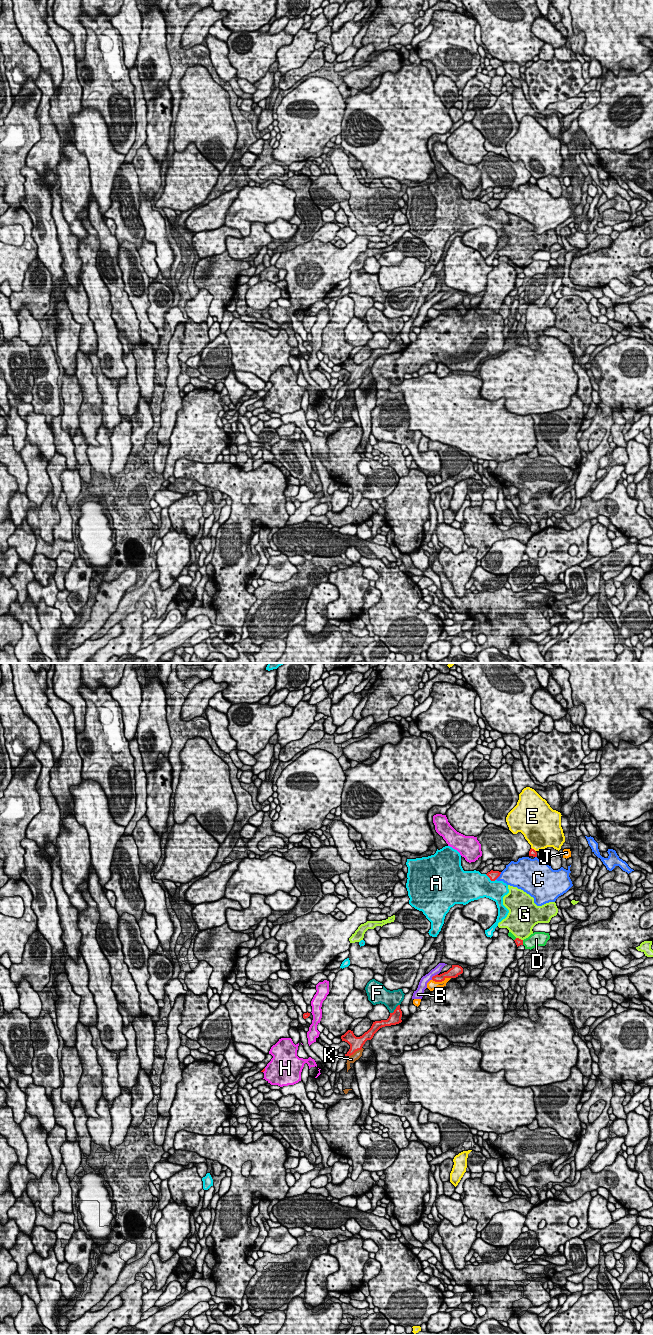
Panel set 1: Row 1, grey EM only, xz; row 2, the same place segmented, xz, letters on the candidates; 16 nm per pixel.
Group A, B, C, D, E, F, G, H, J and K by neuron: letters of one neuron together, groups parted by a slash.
A / B / C / D / E / F / G / H / J / K

